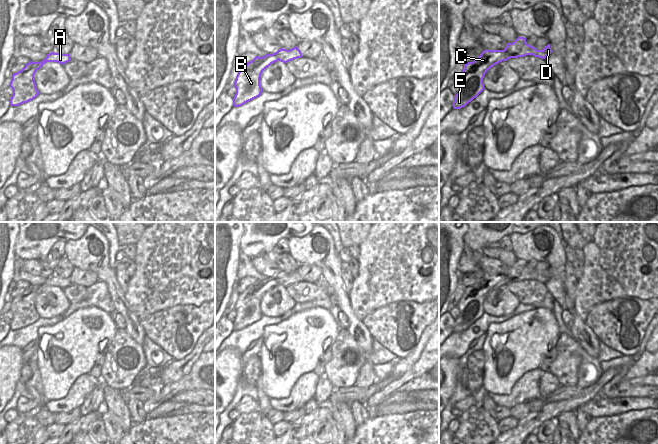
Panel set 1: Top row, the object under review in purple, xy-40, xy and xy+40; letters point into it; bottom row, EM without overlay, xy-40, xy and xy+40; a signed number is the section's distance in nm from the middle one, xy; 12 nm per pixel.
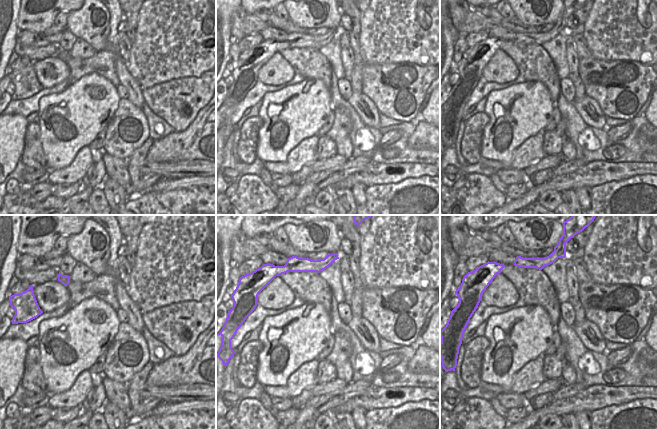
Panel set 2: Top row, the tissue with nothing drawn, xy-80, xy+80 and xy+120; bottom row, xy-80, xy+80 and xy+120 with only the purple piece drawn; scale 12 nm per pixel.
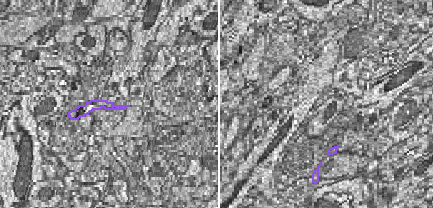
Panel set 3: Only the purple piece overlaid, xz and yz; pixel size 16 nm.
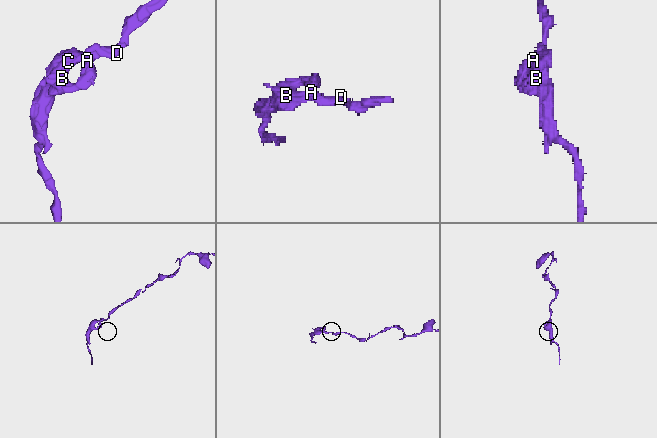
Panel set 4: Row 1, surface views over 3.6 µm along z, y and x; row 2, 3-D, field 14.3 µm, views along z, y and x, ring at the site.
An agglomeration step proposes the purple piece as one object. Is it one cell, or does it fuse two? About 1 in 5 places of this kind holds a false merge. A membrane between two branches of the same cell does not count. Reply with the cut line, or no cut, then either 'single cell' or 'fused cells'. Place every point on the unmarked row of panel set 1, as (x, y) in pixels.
no cut | single cell

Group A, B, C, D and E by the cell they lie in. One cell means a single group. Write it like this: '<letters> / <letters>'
A B C D E

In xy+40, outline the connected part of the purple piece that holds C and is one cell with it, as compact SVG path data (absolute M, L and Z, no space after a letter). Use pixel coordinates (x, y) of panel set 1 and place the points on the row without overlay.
M518 261L513 267L508 267L504 274L484 274L473 286L464 288L464 293L457 304L459 315L454 319L453 332L465 331L485 313L482 304L494 289L526 279L545 283L551 277L550 268L543 274L537 274L529 269L524 261Z

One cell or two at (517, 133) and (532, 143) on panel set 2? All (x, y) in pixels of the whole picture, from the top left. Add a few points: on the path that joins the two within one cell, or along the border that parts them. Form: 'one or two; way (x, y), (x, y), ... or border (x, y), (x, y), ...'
two; border (542, 130), (528, 137), (514, 151), (512, 157)

